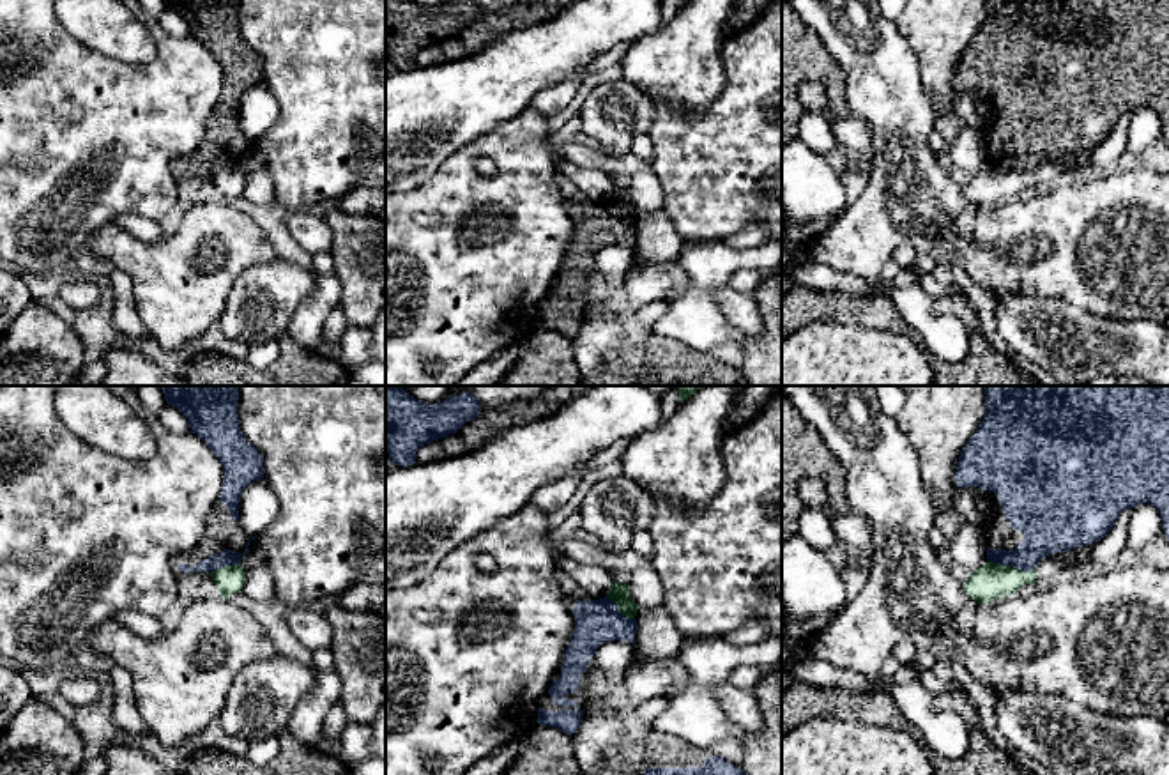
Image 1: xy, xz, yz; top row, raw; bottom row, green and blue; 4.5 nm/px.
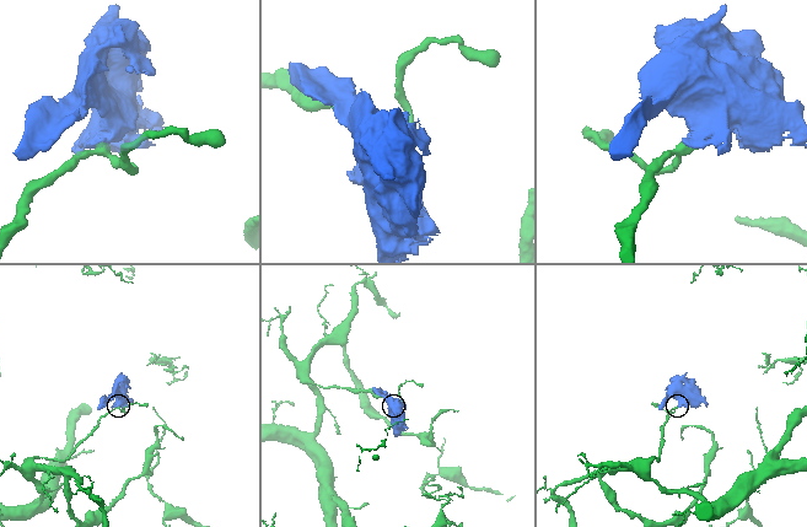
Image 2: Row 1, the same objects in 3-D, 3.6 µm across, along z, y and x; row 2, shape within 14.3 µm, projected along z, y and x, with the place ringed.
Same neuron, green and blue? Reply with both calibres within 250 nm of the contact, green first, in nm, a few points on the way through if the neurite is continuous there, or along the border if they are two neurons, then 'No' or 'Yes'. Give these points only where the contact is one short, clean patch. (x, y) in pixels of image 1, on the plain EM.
Thickness 170 nm (green) against 240 nm. Boundary: yz (989, 163), (1000, 168), (1033, 174). No

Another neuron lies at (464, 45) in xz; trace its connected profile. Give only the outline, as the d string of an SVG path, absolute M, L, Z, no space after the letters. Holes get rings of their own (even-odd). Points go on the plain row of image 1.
M534 0L504 11L481 9L479 18L456 37L421 50L416 57L416 65L433 67L467 58L485 48L495 35L546 21L573 2Z

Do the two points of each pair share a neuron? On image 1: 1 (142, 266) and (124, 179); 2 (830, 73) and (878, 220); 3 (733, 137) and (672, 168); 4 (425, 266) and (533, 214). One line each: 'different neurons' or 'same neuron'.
1: different neurons
2: different neurons
3: same neuron
4: same neuron

